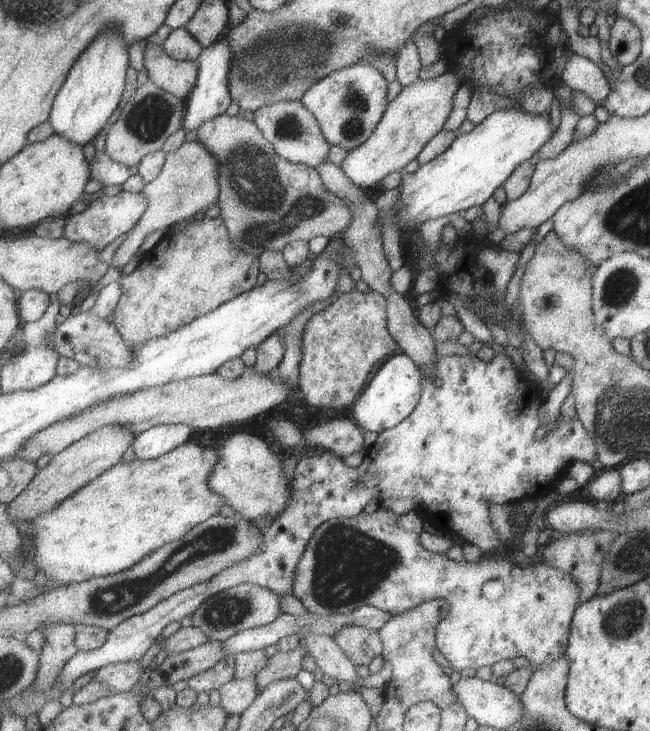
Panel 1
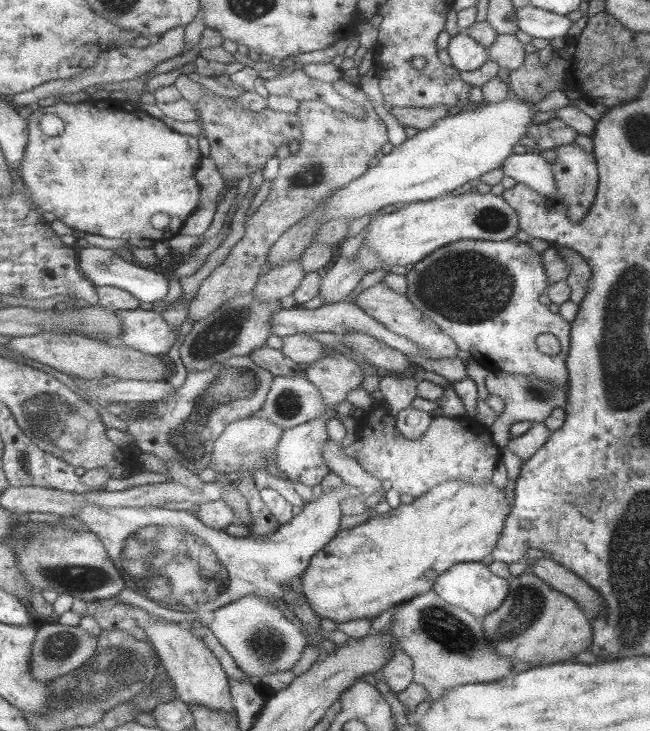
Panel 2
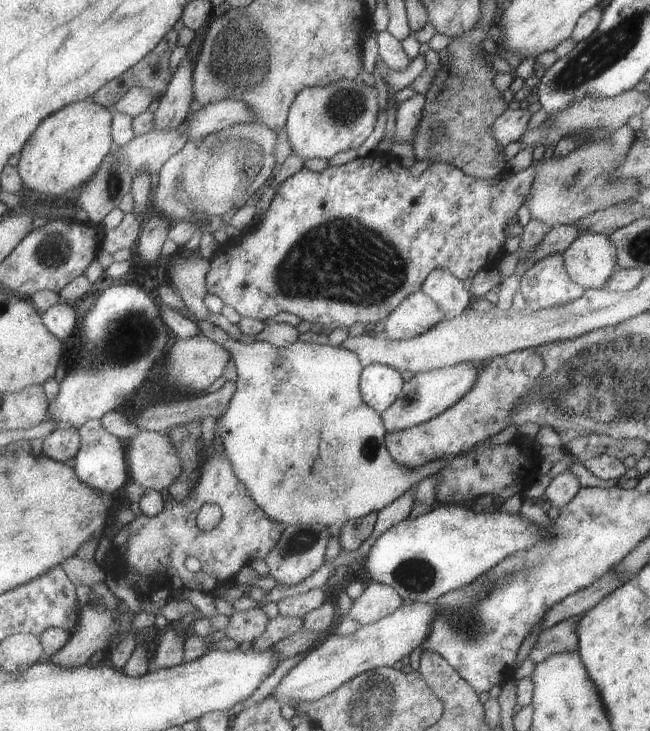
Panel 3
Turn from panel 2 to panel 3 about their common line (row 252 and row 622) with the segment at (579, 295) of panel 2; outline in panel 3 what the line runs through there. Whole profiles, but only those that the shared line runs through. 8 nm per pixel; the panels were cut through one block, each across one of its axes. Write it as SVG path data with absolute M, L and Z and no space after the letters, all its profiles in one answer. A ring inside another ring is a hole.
M573 615L551 628L542 630L527 657L537 664L548 656L575 651L578 647L576 624L581 617L581 615Z

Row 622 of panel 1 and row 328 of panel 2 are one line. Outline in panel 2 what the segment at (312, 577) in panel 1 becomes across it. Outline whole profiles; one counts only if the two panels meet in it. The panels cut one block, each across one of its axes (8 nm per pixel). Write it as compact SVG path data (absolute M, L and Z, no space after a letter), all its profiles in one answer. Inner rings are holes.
M515 236L500 241L492 240L471 240L463 239L451 244L446 247L438 248L437 251L431 253L426 259L418 262L414 265L413 270L407 273L407 296L410 297L411 302L419 309L424 312L427 317L430 317L433 321L437 322L437 325L447 332L447 335L451 336L455 343L459 346L461 351L468 352L472 359L476 361L483 368L488 371L499 371L508 372L509 374L522 374L523 376L529 376L534 374L541 381L547 381L551 383L553 387L561 387L567 383L567 369L565 368L565 362L567 358L567 352L569 352L569 332L570 324L559 317L559 313L550 312L547 305L541 304L537 301L539 294L545 292L546 286L546 274L540 259L540 253L533 251L527 242L521 242L515 238ZM549 333L552 334L560 343L561 350L556 356L546 356L541 354L537 350L535 345L535 338L539 334Z

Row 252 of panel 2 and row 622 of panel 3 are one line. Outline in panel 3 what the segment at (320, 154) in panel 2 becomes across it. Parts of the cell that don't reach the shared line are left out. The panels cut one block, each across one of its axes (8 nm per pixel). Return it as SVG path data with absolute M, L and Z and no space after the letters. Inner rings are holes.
M247 609L237 611L230 617L230 622L225 629L227 637L241 642L256 641L270 625L271 618L261 609Z

